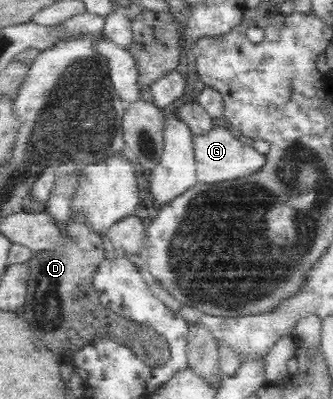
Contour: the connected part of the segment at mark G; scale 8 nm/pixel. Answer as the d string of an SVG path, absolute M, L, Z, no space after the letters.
M212 124L208 130L198 134L191 133L190 145L192 145L196 180L205 185L246 176L264 164L264 155L261 152L236 138L236 135L222 124L220 126Z

